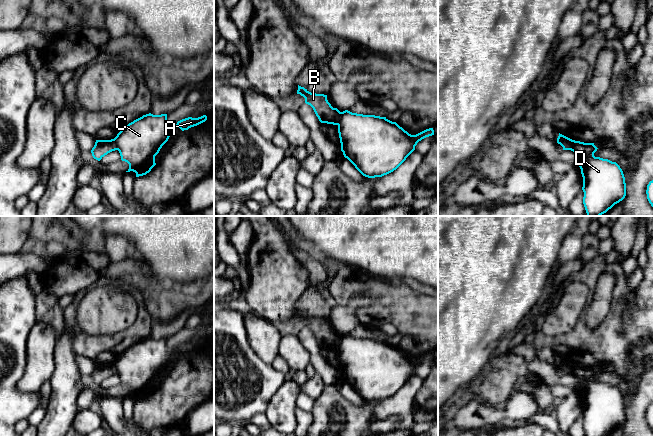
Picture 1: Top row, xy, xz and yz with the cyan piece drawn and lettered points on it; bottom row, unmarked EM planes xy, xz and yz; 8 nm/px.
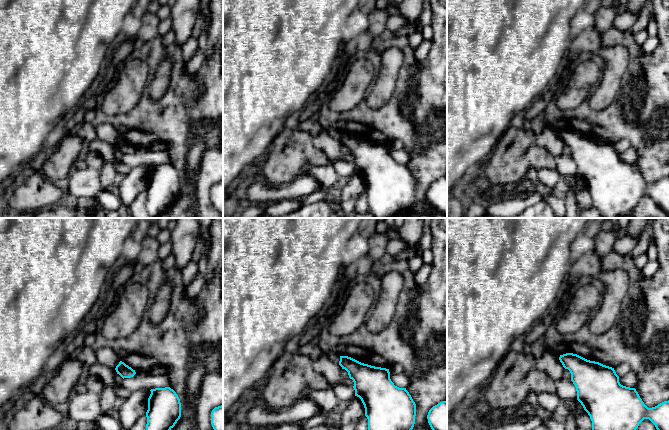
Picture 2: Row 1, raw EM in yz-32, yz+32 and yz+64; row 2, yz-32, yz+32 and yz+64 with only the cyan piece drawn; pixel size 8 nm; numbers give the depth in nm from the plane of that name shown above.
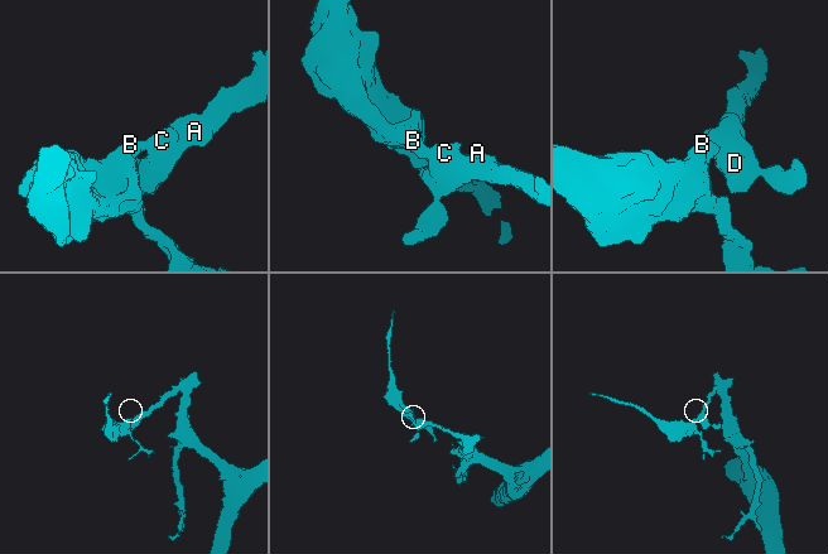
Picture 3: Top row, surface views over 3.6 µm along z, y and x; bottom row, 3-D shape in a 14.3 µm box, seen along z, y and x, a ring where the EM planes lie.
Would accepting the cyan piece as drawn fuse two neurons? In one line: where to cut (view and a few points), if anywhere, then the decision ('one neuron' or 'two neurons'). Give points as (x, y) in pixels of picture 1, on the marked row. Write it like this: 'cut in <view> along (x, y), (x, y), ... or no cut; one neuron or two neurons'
cut in yz along (557, 139), (565, 142), (570, 149); two neurons

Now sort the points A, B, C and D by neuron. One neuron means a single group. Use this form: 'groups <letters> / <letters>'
groups A C D / B

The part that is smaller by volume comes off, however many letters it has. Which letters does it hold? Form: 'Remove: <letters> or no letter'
Remove: B

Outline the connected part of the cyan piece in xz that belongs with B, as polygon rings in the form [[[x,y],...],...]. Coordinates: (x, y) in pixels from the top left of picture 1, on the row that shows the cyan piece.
[[[298,85],[297,94],[305,98],[305,103],[310,105],[321,123],[338,125],[340,111],[333,108],[327,100],[327,95],[311,93]]]

